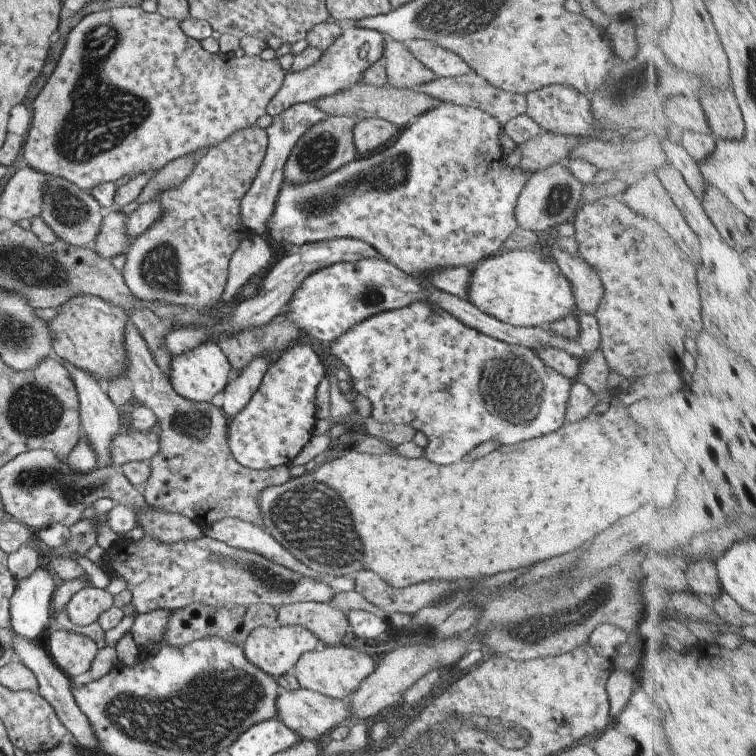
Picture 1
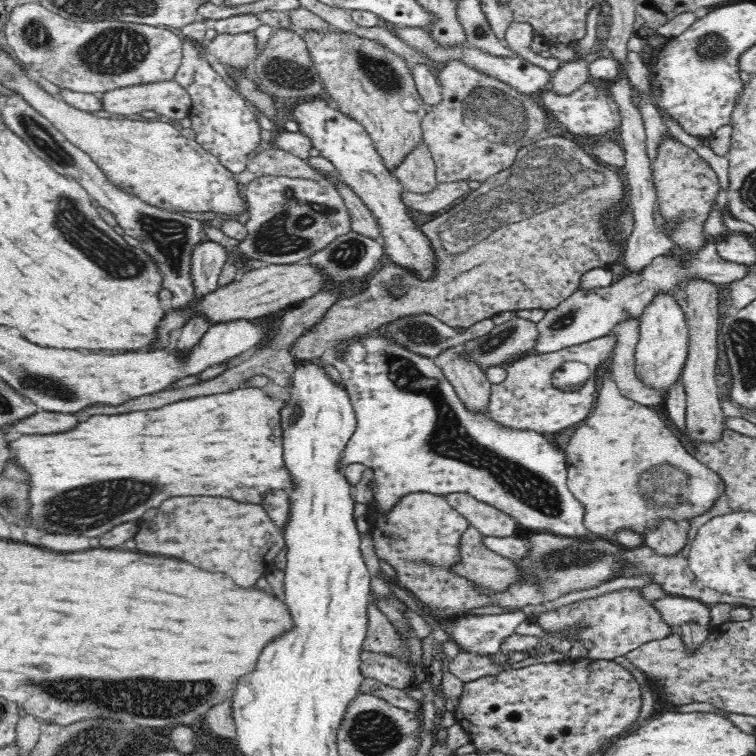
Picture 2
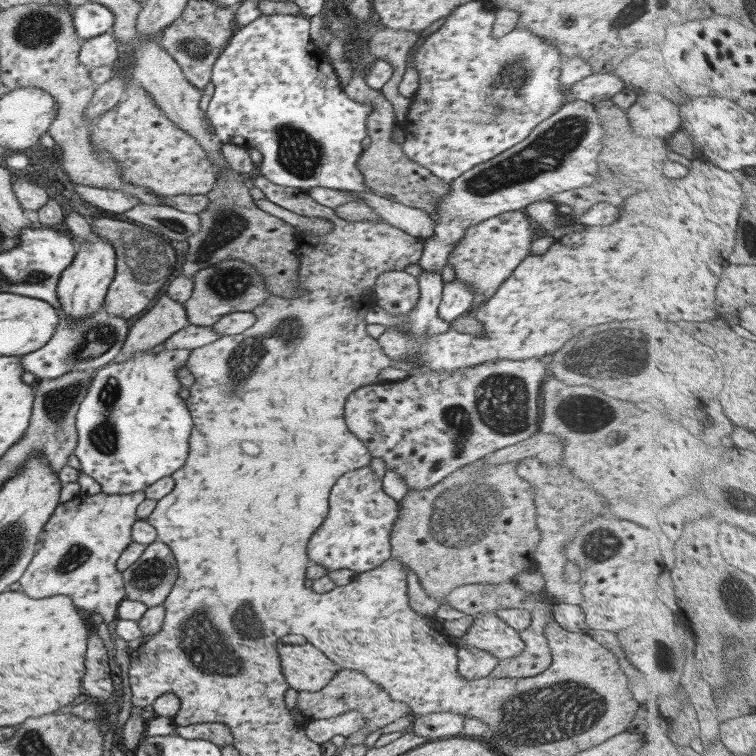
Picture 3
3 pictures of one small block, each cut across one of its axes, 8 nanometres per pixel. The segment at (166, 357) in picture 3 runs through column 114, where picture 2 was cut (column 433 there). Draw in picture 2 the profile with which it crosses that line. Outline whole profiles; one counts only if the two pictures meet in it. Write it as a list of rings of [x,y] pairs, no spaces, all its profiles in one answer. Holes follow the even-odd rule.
[[[374,331],[360,340],[348,341],[346,346],[336,350],[331,366],[341,375],[357,420],[356,430],[348,440],[339,464],[343,472],[346,464],[354,463],[374,471],[371,512],[390,512],[404,496],[413,492],[446,496],[460,491],[513,516],[524,528],[558,536],[589,538],[590,532],[583,523],[584,505],[568,489],[565,451],[557,445],[554,435],[548,438],[534,430],[508,428],[498,424],[488,413],[470,411],[432,359],[402,347],[385,332]]]

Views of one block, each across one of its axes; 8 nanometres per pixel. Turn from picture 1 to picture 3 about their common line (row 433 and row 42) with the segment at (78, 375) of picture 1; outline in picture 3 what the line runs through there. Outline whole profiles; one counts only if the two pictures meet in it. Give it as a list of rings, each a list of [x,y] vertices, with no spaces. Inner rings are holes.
[[[103,33],[80,43],[79,62],[88,70],[103,65],[115,65],[117,41],[111,33]]]

